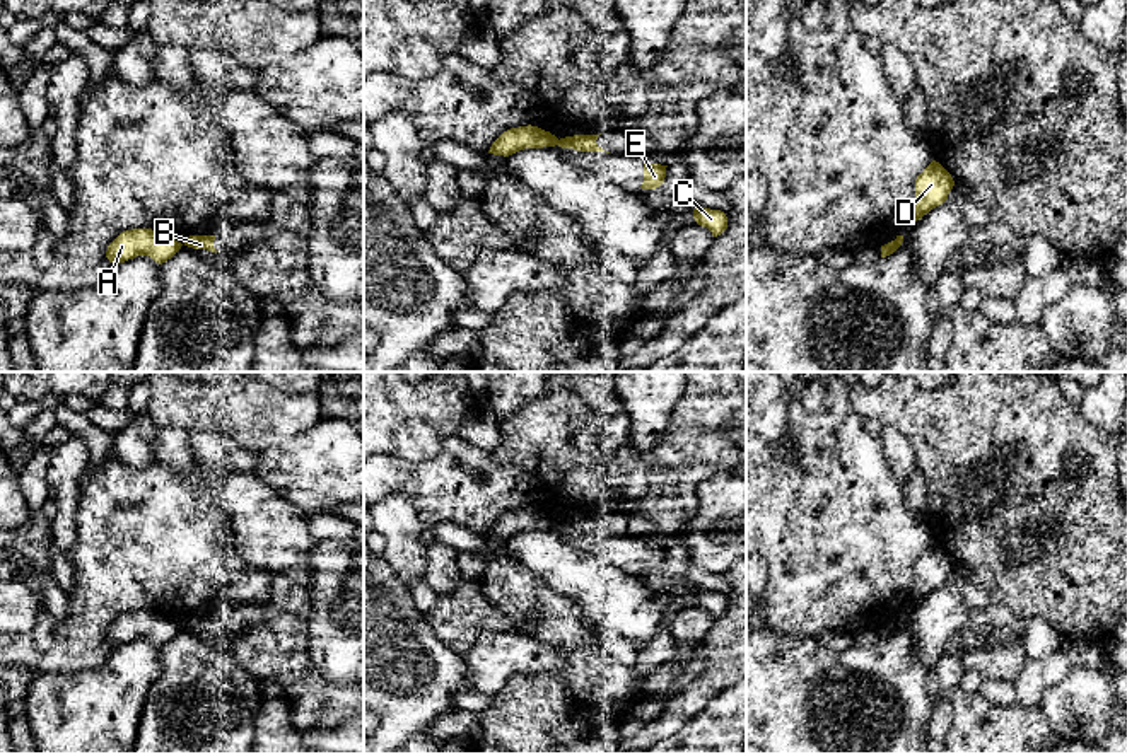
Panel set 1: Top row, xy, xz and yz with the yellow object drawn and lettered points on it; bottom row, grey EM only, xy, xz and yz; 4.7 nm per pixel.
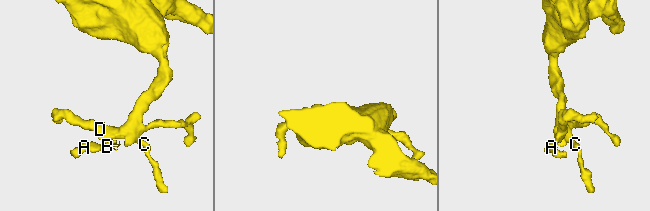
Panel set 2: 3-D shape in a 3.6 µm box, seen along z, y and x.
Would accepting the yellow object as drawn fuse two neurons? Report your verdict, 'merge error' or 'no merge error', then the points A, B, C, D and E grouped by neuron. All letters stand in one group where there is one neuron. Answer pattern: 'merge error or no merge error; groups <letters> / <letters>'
merge error; groups A / B C D E

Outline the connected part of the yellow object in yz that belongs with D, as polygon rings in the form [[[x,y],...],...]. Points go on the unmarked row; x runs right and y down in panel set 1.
[[[932,542],[915,561],[912,604],[920,602],[932,590],[943,587],[953,568],[951,556],[939,544]]]

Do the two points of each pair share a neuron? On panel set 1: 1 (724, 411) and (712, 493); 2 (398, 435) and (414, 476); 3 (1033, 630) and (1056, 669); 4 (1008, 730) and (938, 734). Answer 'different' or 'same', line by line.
1: different
2: different
3: different
4: different

